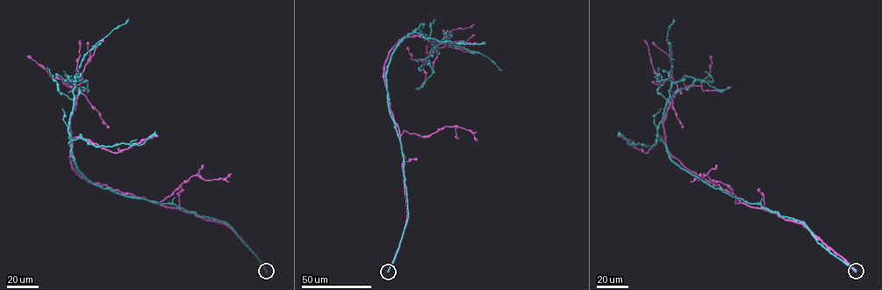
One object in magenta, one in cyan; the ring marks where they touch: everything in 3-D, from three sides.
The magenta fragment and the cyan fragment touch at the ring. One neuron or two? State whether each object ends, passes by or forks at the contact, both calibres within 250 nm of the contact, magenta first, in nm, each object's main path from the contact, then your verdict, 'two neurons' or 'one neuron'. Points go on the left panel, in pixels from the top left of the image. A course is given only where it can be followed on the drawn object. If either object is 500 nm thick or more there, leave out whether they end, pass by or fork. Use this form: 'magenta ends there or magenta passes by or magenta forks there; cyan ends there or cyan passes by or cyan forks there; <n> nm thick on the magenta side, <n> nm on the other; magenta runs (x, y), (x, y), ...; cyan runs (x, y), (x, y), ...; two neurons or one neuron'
550 nm thick on the magenta side, 700 nm on the other; magenta runs (266, 271), (225, 225), (81, 177), (69, 160), (70, 114), (79, 90), (52, 77), (27, 55); cyan runs (266, 271), (226, 223), (174, 204), (103, 188), (75, 168), (68, 123), (76, 71), (84, 54), (128, 19); two neurons

